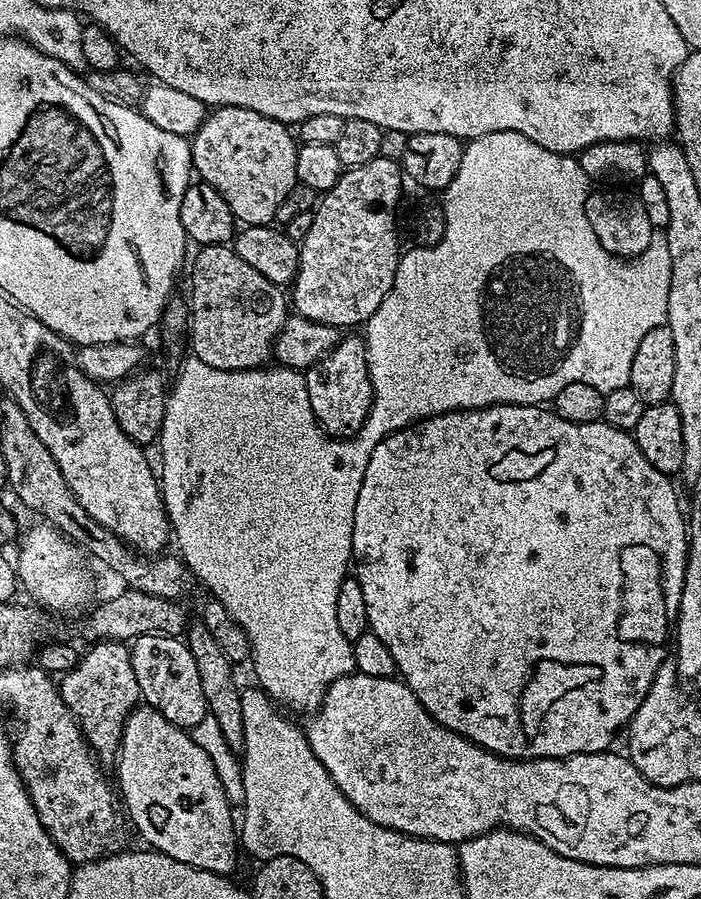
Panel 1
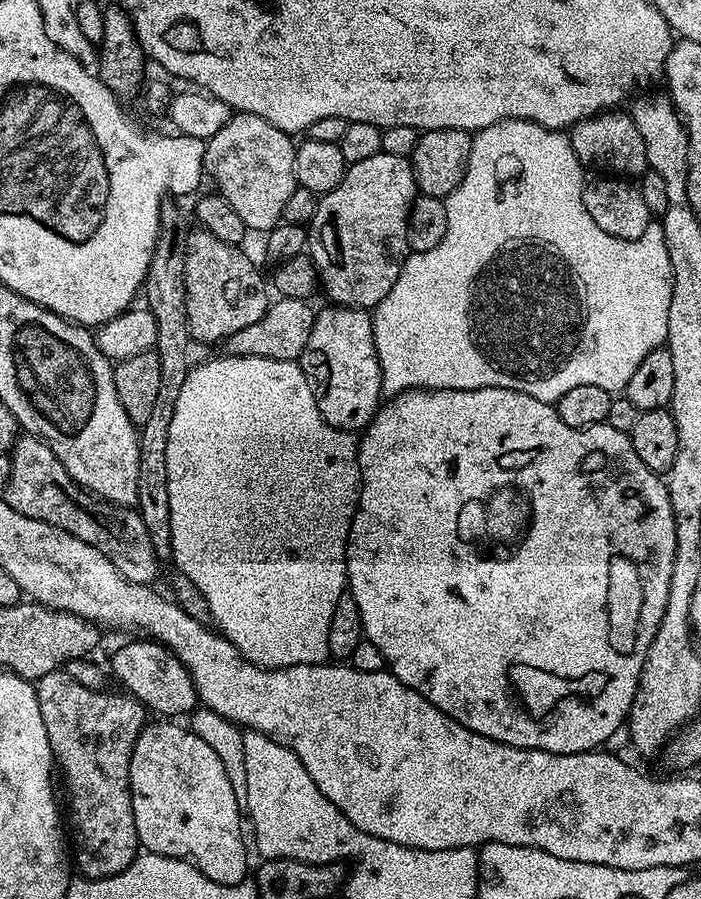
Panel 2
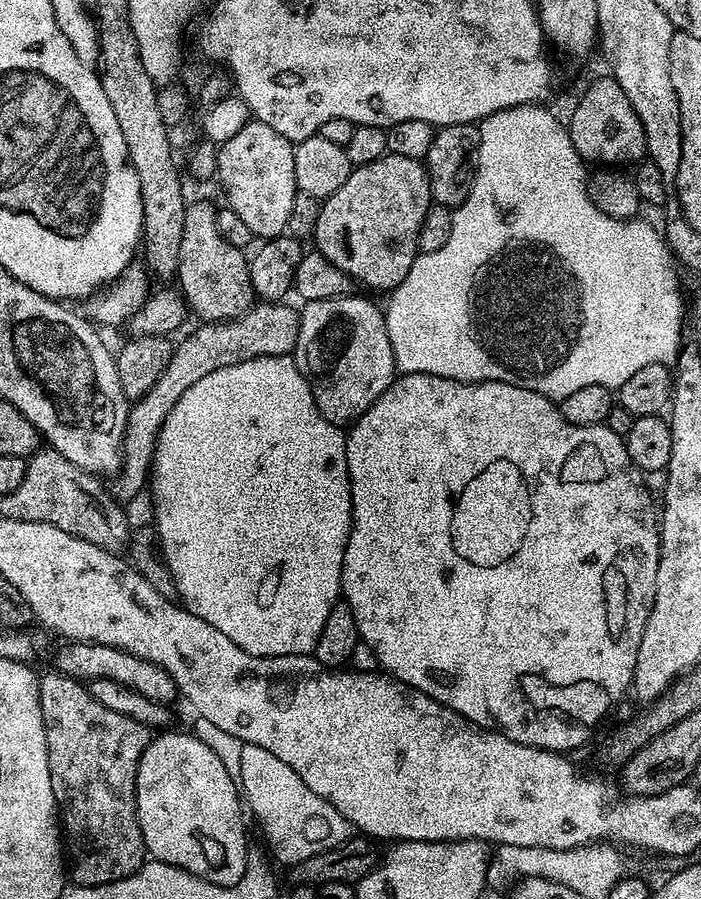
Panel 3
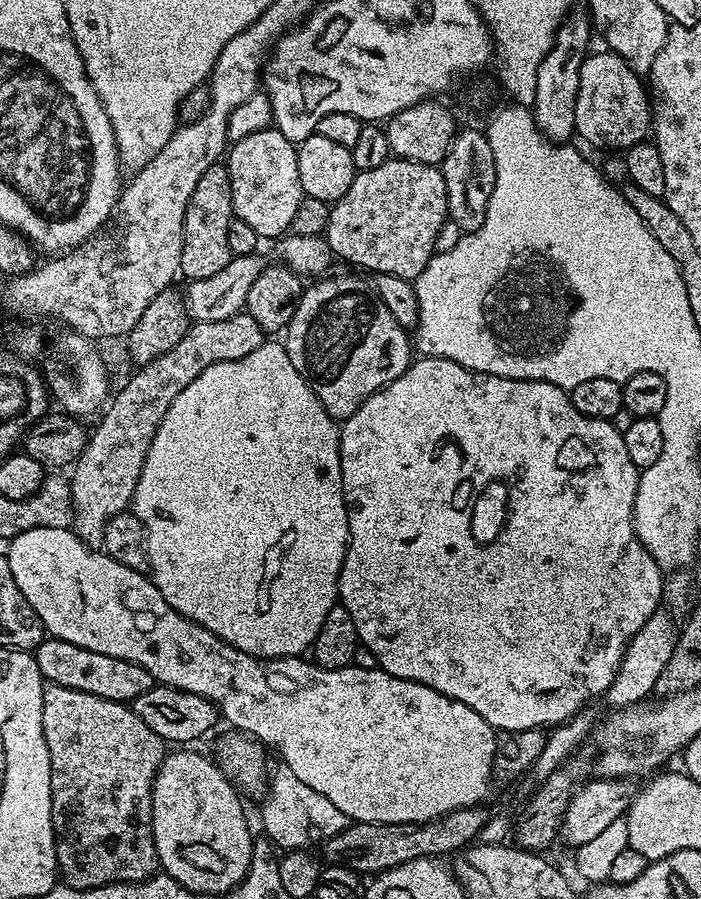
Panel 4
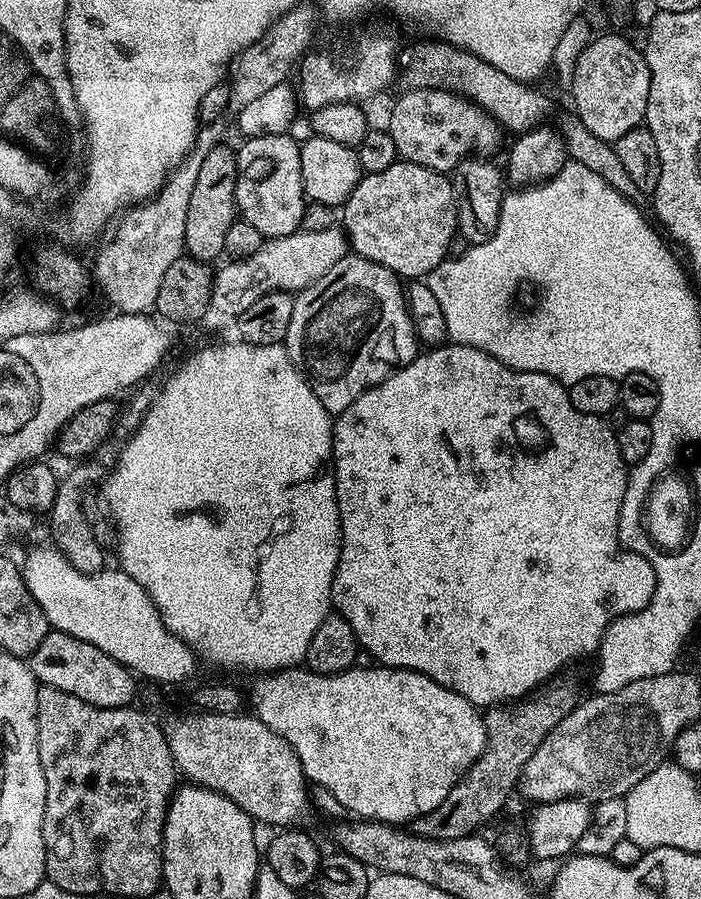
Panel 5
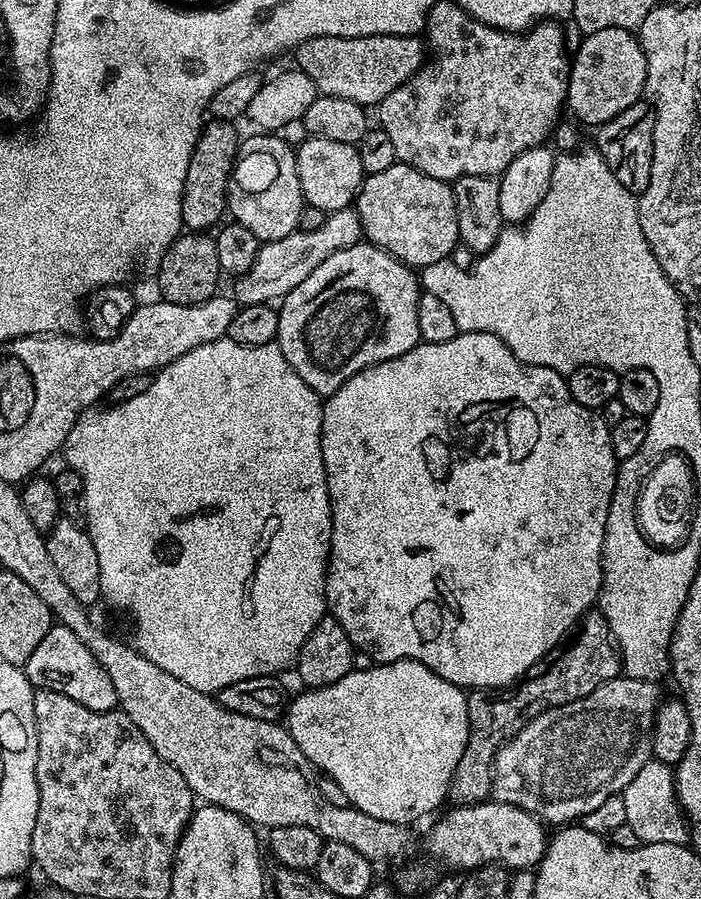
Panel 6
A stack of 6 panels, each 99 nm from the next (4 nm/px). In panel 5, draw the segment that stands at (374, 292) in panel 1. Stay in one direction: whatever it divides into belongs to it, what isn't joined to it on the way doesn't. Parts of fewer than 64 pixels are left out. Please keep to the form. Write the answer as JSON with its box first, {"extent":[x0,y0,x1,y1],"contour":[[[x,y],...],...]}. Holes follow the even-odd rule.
{"extent":[342,159,458,278],"contour":[[[397,159],[394,166],[381,170],[379,174],[361,175],[358,186],[342,205],[343,212],[342,231],[349,249],[370,262],[386,266],[401,278],[427,278],[442,261],[448,259],[447,246],[458,232],[451,179],[443,172],[435,172],[409,160]]]}

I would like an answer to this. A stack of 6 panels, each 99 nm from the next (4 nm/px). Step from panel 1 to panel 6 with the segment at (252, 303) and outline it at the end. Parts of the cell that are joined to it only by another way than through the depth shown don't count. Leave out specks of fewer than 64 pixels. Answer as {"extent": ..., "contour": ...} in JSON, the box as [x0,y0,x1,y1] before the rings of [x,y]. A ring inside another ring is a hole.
{"extent":[182,118,242,232],"contour":[[[215,118],[209,119],[201,127],[200,136],[190,154],[190,166],[186,170],[184,183],[182,218],[187,231],[208,232],[225,219],[223,216],[226,216],[228,207],[228,183],[232,177],[232,169],[236,167],[242,143],[242,136],[236,133],[236,127],[235,123]]]}

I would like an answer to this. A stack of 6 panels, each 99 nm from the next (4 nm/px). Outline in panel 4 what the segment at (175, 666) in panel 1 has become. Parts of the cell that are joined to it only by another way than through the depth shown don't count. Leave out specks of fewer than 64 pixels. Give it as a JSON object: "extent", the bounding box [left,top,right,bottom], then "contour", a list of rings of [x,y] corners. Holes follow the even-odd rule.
{"extent":[34,638,154,702],"contour":[[[45,638],[34,653],[37,673],[47,683],[66,686],[70,690],[82,690],[86,694],[94,694],[98,698],[130,702],[138,698],[138,694],[146,694],[154,686],[152,675],[142,670],[140,664],[126,662],[122,658],[110,658],[110,654],[98,654],[94,650],[86,650],[82,646],[74,646],[74,642],[62,642],[55,638]]]}

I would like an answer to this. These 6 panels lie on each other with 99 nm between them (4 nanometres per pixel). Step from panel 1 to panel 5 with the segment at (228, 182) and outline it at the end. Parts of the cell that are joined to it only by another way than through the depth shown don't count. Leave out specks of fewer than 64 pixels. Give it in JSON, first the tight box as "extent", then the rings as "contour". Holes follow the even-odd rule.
{"extent":[236,135,306,238],"contour":[[[291,135],[250,136],[236,152],[238,178],[236,179],[236,210],[239,219],[250,222],[258,234],[266,238],[288,236],[297,231],[302,222],[306,197],[302,186],[302,162],[300,161],[300,144]]]}

